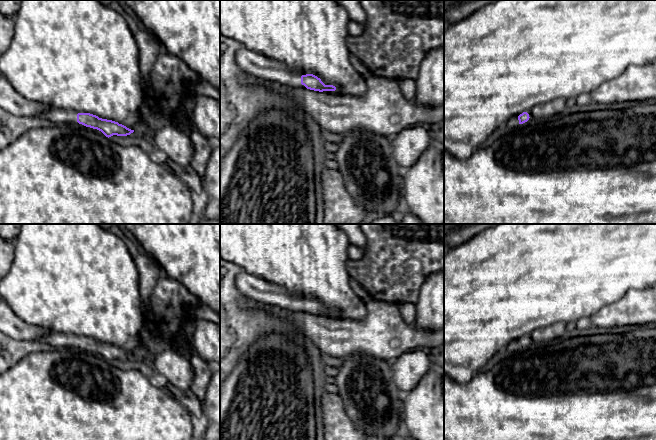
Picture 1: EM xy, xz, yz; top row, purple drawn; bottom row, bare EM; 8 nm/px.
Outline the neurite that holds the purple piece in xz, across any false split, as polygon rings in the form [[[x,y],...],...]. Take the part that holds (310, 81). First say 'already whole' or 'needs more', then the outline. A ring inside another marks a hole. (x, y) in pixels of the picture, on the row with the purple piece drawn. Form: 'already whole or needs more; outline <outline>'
needs more; outline [[[239,49],[235,55],[237,66],[244,72],[272,82],[287,86],[304,85],[314,91],[335,91],[333,85],[325,85],[313,74],[303,75],[300,70],[290,69],[284,63],[270,59],[249,49]]]

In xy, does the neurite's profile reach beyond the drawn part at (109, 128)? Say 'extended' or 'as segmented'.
extended

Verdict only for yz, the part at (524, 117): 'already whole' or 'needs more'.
needs more

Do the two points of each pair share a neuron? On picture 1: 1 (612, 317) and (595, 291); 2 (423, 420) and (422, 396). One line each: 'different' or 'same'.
1: different
2: same

